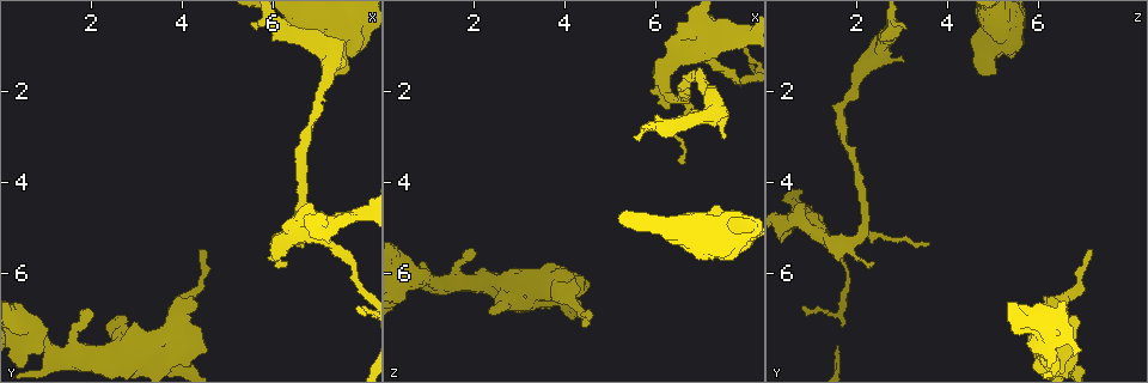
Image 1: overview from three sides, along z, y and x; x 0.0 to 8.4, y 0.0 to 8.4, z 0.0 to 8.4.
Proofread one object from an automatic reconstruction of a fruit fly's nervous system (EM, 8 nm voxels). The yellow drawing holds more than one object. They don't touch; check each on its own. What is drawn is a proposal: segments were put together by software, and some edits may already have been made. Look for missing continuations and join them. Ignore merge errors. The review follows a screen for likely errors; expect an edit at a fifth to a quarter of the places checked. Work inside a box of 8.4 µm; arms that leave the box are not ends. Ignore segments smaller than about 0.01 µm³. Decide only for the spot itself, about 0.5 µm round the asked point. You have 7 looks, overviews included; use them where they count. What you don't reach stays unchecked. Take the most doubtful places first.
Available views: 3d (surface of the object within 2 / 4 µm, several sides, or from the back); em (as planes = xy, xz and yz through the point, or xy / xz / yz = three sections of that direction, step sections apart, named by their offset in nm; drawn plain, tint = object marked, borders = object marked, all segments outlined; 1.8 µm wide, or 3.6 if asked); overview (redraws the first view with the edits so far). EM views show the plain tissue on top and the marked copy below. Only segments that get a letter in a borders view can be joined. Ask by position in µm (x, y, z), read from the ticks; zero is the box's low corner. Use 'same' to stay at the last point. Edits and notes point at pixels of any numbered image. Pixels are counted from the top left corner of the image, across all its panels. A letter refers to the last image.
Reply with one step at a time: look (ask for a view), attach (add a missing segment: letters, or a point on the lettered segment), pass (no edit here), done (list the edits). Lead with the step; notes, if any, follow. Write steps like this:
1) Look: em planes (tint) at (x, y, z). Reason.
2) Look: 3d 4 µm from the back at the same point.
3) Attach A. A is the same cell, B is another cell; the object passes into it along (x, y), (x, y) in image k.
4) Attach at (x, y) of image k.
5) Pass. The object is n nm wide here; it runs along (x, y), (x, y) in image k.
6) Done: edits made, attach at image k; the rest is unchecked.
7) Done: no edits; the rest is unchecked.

Look: 3d 4 µm at (2.30, 7.15, 6.80). An open end.

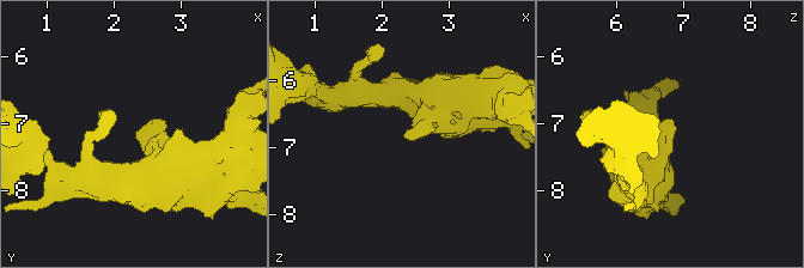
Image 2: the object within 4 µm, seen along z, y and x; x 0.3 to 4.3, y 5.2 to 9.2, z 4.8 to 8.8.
Look: em xz step 16 (tint) at (2.35, 7.15, 6.85). Shape alone is not enough.

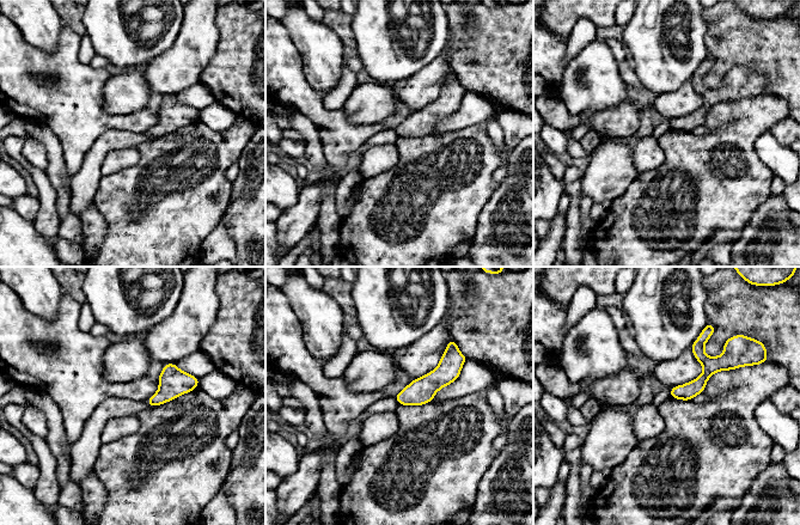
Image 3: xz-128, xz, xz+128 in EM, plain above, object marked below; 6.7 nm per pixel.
Look: em xz step 16 (borders) at the same point.

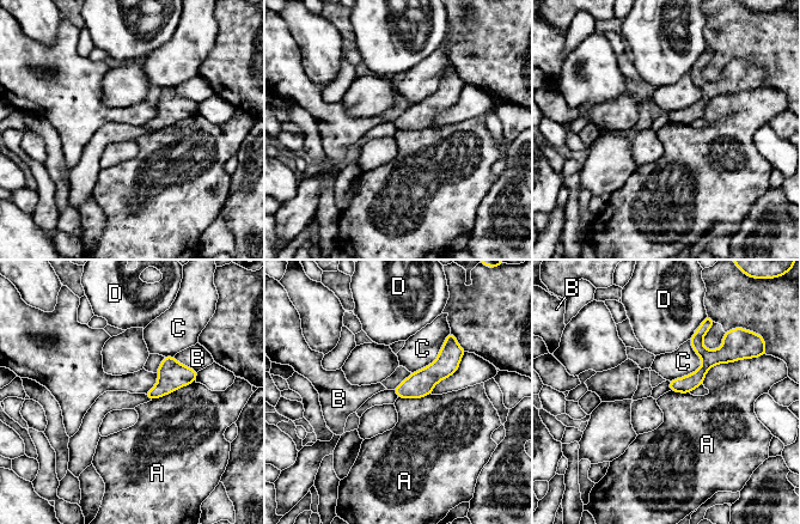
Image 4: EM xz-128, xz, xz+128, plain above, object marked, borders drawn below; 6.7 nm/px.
Pass. A, B, C and D are other cells; it runs along (453, 348), (426, 379), (400, 394) in image 4; none of them fits.

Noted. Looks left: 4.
Look: 3d 2 µm at (6.50, 5.45, 3.60). Thin end.

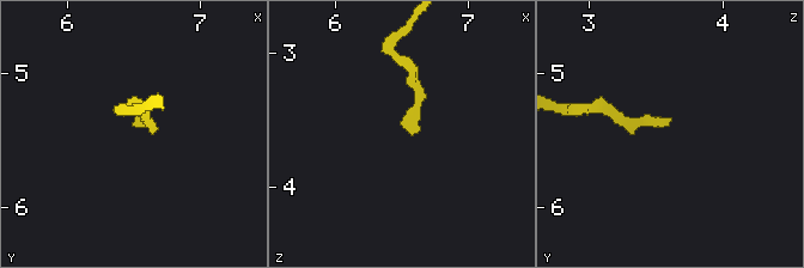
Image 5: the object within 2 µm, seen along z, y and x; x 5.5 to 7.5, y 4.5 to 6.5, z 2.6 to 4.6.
Look: em xy step 16 (tint) at (6.56, 5.40, 3.60).

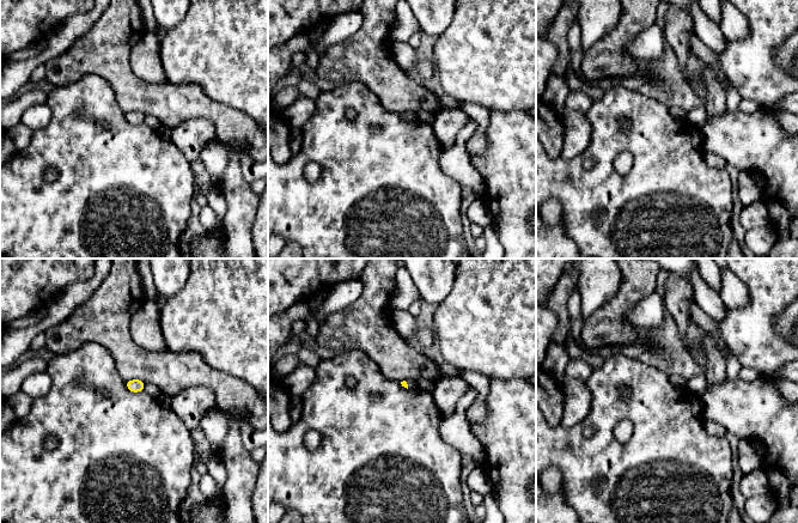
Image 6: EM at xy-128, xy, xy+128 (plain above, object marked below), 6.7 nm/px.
Look: em planes (borders) at the same point.

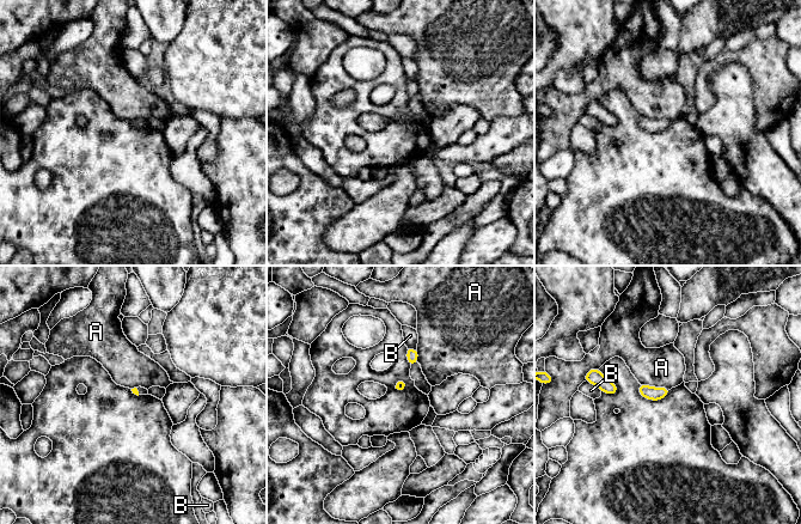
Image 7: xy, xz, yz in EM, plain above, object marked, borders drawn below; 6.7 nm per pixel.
Pass. The longest contact is with A, 220 nm; A and B are other cells; a border runs along (640, 383), (667, 387), (670, 389) in image 7; no lettered segment goes on from it.

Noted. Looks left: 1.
Done: no edits; the rest is unchecked.

